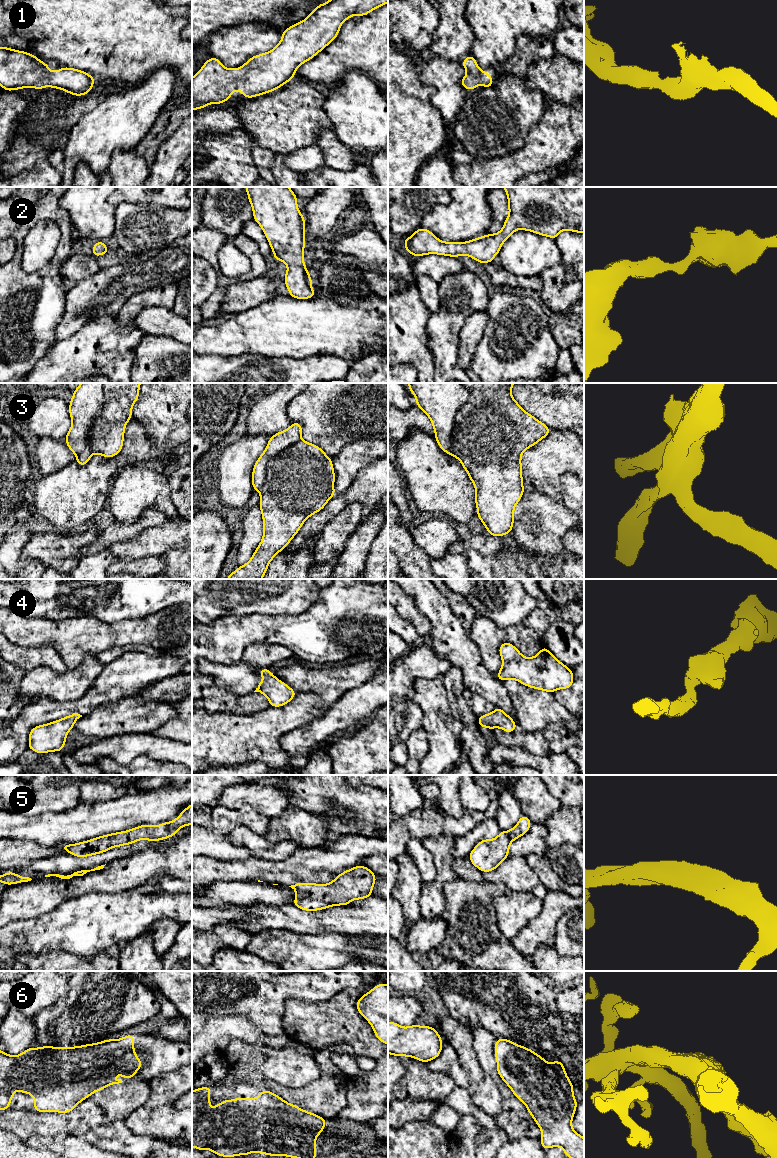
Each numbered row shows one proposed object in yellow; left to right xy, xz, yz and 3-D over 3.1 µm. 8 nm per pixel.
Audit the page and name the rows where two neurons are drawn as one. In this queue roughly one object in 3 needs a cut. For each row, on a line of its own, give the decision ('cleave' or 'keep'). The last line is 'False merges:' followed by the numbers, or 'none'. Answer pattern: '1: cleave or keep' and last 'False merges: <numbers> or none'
1: keep
2: keep
3: cleave
4: keep
5: keep
6: keep
False merges: 3

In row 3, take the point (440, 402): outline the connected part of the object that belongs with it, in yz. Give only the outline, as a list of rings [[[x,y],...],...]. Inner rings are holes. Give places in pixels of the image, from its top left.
[[[407,383],[412,395],[416,398],[416,405],[430,418],[435,431],[435,440],[439,447],[447,454],[454,456],[451,435],[455,416],[458,410],[468,401],[469,392],[463,383]]]

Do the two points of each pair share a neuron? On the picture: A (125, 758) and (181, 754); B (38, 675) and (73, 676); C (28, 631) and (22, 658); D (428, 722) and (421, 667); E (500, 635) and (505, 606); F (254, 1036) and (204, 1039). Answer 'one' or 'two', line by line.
A: one
B: one
C: two
D: two
E: two
F: one

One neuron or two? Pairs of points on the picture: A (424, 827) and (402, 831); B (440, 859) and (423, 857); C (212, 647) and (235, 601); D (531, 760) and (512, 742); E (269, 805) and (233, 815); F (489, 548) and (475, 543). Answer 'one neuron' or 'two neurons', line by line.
A: one neuron
B: two neurons
C: two neurons
D: two neurons
E: two neurons
F: one neuron

